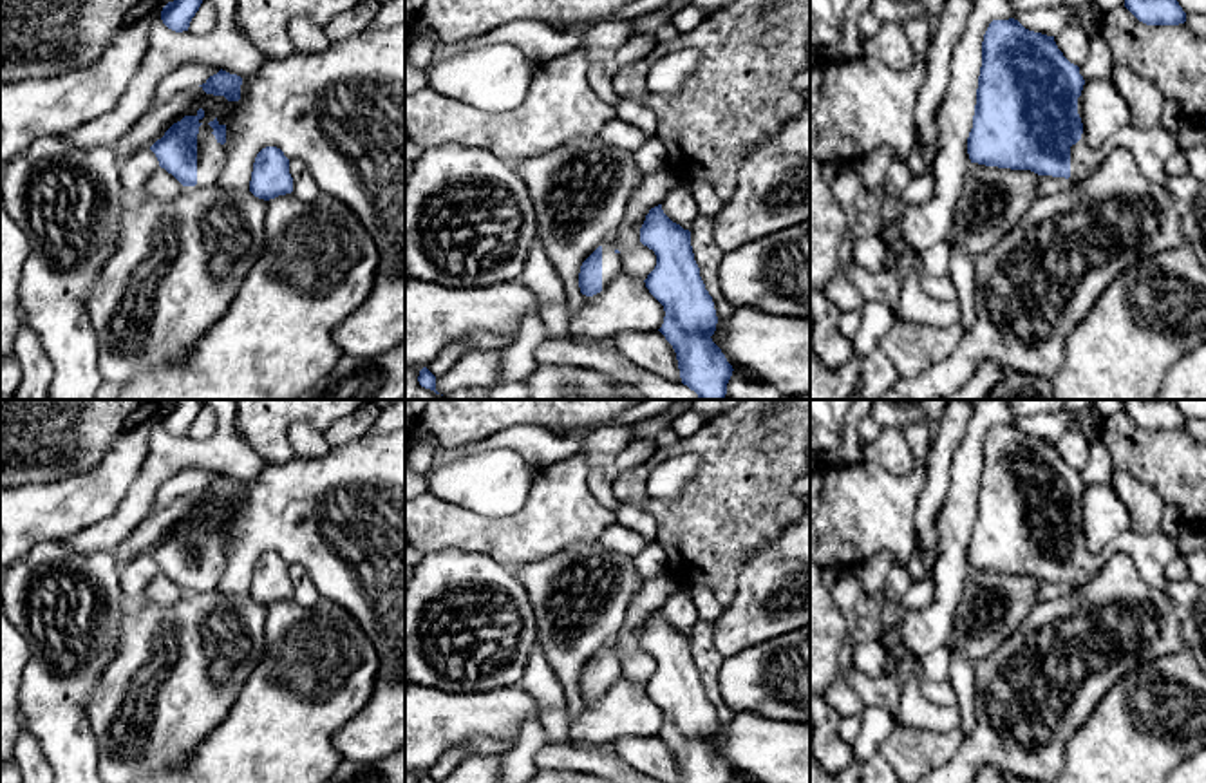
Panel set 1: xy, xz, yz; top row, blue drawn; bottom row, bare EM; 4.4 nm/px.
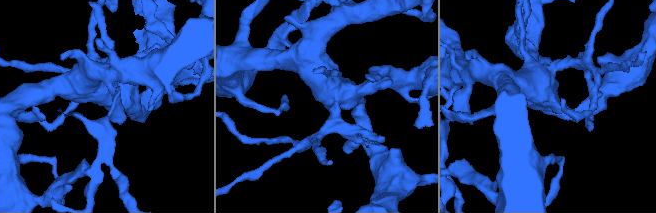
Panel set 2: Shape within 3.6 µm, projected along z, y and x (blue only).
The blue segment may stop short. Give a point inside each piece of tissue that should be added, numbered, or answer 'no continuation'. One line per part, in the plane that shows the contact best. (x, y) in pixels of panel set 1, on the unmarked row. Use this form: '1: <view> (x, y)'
1: xy (212, 561)

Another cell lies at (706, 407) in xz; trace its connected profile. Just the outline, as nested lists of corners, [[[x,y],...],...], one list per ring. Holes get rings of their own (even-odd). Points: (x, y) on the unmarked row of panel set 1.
[[[694,400],[691,409],[711,420],[721,410],[730,409],[740,401],[741,400]]]

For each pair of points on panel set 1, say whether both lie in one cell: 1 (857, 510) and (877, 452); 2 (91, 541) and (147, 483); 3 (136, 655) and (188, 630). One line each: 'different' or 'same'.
1: different
2: same
3: same

